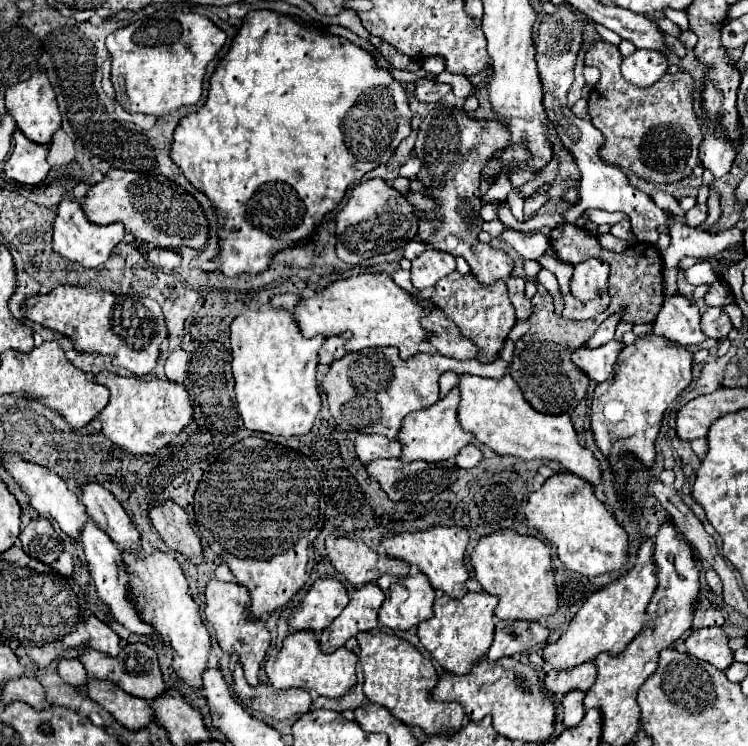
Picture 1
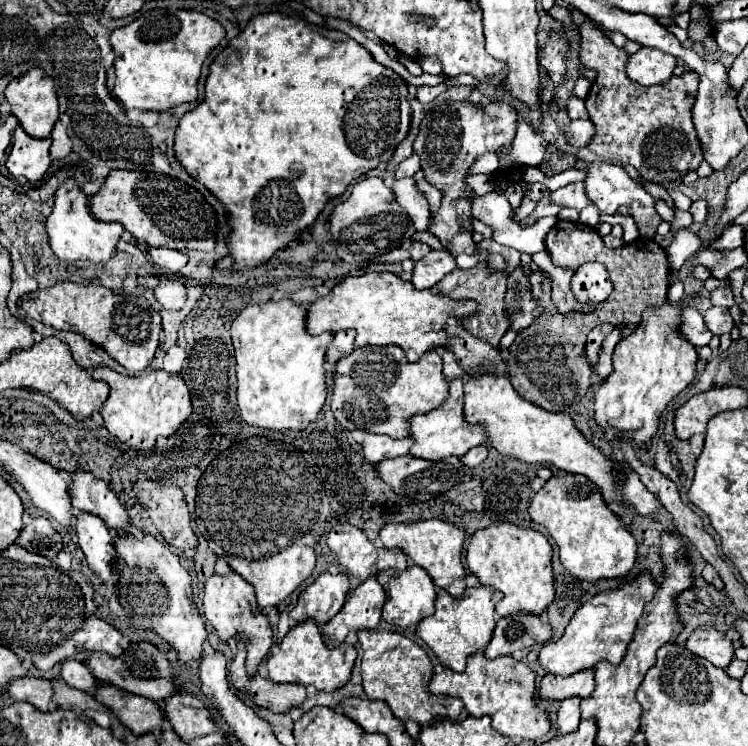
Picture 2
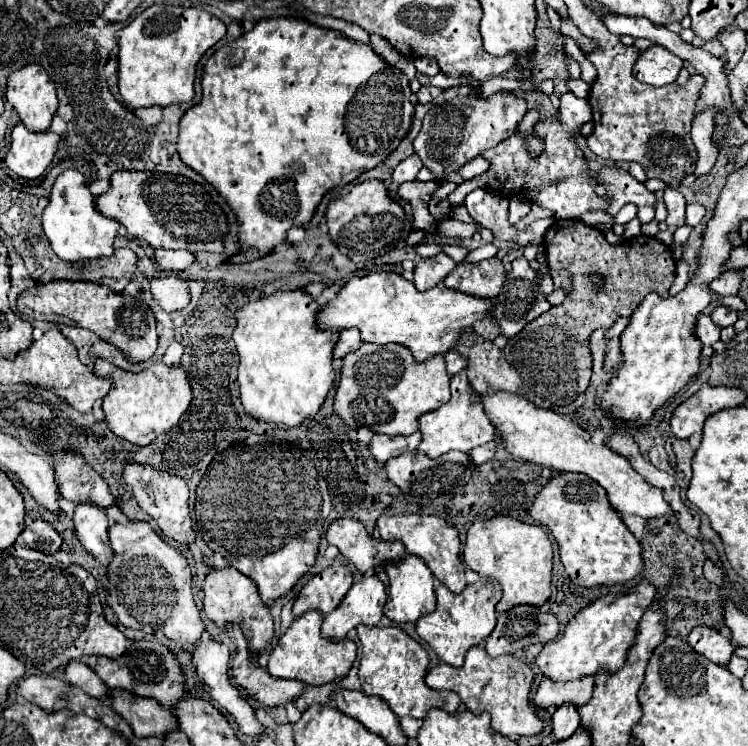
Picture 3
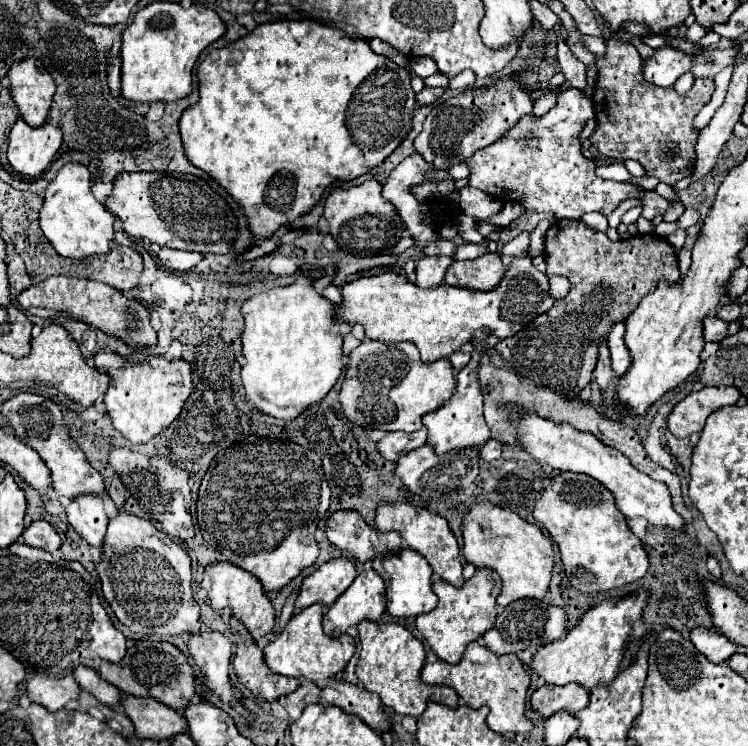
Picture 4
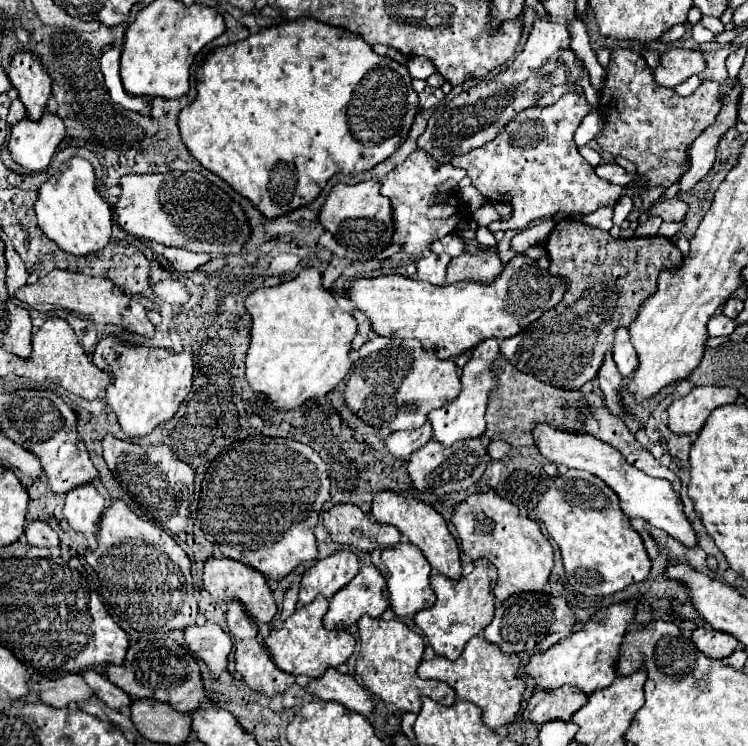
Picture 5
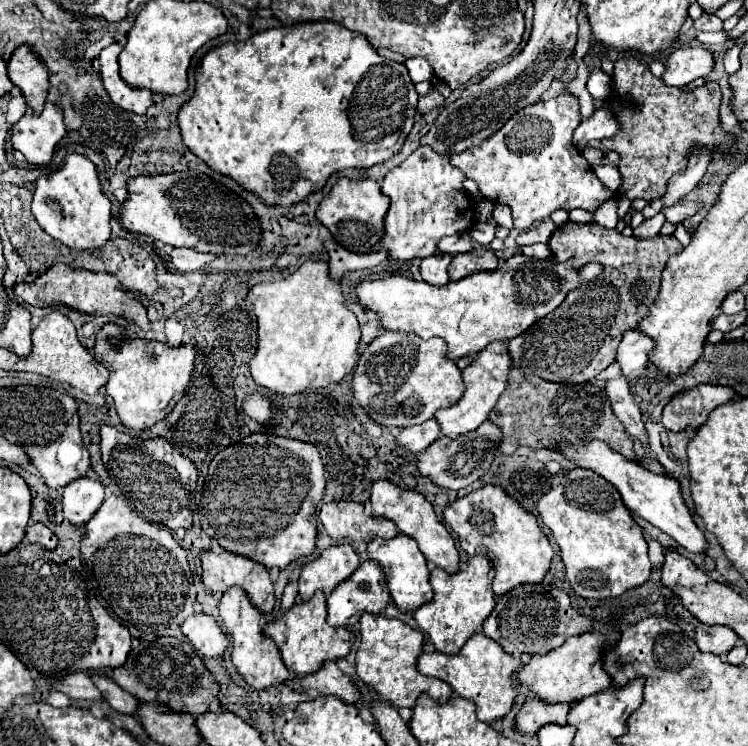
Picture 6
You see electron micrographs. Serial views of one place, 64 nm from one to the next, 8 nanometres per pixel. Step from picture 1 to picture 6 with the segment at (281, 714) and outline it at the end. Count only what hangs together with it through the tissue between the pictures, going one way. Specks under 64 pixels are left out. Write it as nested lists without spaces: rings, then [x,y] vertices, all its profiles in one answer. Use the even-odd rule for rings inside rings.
[[[232,586],[220,598],[218,610],[220,610],[224,630],[232,638],[232,662],[234,662],[238,674],[252,688],[262,690],[262,688],[268,688],[268,686],[274,686],[274,684],[282,684],[282,682],[286,682],[294,676],[292,672],[288,672],[288,668],[284,668],[284,662],[282,662],[282,656],[280,656],[280,650],[276,646],[276,642],[270,640],[270,636],[266,636],[262,632],[260,612],[252,606],[246,592],[242,592],[238,586]]]

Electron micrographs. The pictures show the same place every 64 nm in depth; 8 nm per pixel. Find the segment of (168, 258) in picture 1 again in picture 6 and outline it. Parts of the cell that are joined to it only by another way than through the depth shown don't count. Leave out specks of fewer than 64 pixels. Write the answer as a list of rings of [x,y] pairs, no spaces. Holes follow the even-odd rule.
[[[172,248],[170,260],[178,272],[194,272],[200,270],[202,266],[210,264],[216,256],[212,254],[200,254],[194,248]]]

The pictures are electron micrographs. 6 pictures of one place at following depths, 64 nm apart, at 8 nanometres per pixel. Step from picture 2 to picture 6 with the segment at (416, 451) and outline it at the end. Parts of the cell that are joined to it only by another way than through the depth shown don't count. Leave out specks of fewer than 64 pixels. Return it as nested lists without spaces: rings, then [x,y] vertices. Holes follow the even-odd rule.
[[[506,342],[488,344],[488,348],[484,348],[484,352],[480,352],[480,356],[476,356],[472,360],[472,364],[466,366],[464,372],[462,372],[462,378],[464,378],[464,384],[466,384],[464,398],[454,406],[442,408],[440,412],[436,412],[436,420],[440,420],[442,434],[448,436],[448,438],[456,438],[464,432],[476,430],[488,418],[490,410],[496,406],[498,398],[506,390],[510,370],[512,370],[512,358],[510,358],[510,352],[508,352],[508,344]]]

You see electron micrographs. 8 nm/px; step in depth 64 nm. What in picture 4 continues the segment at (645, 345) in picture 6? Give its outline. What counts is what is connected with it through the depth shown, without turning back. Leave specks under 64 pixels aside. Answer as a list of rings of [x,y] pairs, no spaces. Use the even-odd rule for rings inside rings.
[[[618,322],[612,332],[608,334],[608,348],[610,348],[610,358],[612,358],[612,368],[614,372],[618,374],[618,378],[622,378],[628,368],[632,366],[632,356],[630,356],[630,350],[624,342],[624,322]]]

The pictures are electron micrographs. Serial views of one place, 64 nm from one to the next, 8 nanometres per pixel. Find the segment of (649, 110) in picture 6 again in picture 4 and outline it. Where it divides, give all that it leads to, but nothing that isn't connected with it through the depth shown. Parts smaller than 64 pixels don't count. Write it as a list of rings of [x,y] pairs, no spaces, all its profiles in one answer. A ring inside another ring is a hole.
[[[618,38],[606,40],[606,54],[596,58],[596,66],[598,80],[592,102],[596,104],[598,128],[590,136],[592,146],[604,156],[614,156],[616,160],[632,158],[640,162],[646,176],[654,176],[670,186],[689,176],[692,172],[689,169],[692,166],[692,144],[696,144],[698,136],[692,122],[702,106],[710,102],[714,80],[698,78],[692,90],[684,96],[676,94],[674,88],[658,88],[642,76],[642,58],[638,50]]]

